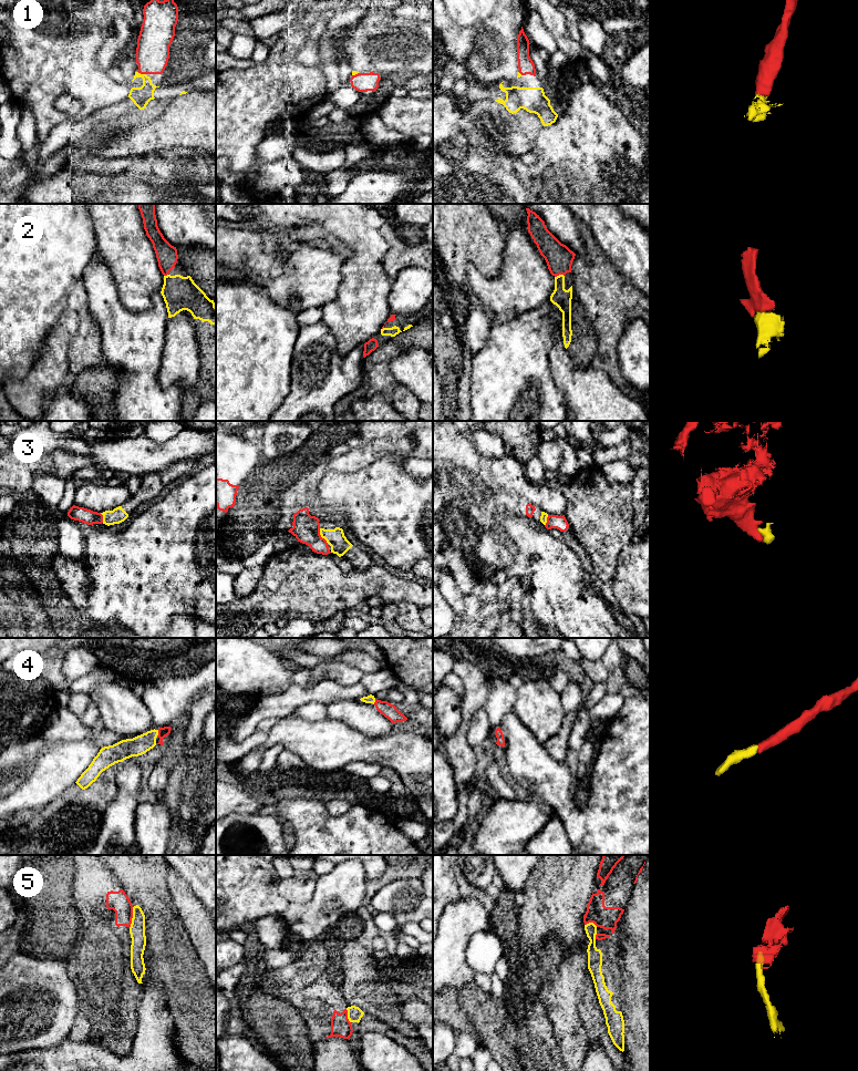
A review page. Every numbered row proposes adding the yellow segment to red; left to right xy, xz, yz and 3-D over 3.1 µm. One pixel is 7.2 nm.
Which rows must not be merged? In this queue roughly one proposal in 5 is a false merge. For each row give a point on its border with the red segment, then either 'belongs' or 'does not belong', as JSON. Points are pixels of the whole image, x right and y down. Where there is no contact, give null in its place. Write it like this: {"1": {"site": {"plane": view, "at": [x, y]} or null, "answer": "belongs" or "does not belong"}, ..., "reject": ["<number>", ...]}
{"1": {"site": {"plane": "xy", "at": [142, 73]}, "answer": "belongs"}, "2": {"site": {"plane": "yz", "at": [559, 274]}, "answer": "belongs"}, "3": {"site": {"plane": "xz", "at": [320, 536]}, "answer": "belongs"}, "4": {"site": {"plane": "xy", "at": [158, 733]}, "answer": "belongs"}, "5": {"site": {"plane": "xy", "at": [132, 917]}, "answer": "does not belong"}, "reject": ["5"]}

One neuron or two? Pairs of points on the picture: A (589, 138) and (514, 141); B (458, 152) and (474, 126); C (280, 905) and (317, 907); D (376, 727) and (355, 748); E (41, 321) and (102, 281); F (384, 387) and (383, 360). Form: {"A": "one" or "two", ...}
{"A": "two", "B": "two", "C": "two", "D": "two", "E": "two", "F": "one"}

